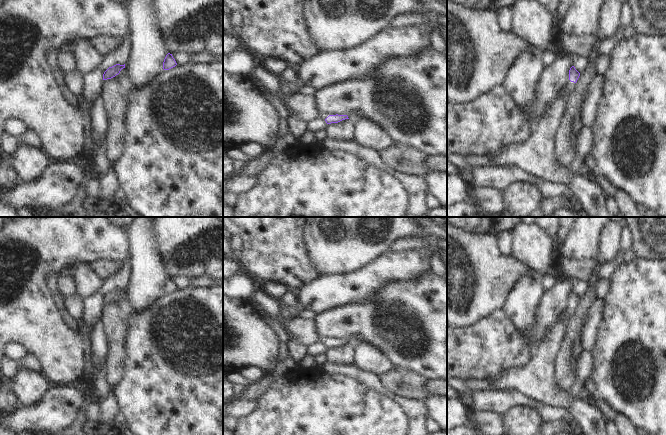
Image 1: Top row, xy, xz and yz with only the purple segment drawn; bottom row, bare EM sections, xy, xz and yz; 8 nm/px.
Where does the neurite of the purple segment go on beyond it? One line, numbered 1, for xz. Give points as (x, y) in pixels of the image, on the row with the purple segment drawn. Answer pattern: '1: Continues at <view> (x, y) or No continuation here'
1: Continues at xz (304, 107).

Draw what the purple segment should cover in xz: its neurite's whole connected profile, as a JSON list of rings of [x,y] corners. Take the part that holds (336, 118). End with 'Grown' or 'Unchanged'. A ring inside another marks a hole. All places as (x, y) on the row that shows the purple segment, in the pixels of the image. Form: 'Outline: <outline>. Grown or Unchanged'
Outline: [[[295,93],[293,96],[285,96],[284,102],[286,103],[285,107],[288,113],[306,123],[316,118],[325,120],[327,124],[338,123],[342,120],[349,119],[347,115],[320,113],[314,95]]]. Grown.

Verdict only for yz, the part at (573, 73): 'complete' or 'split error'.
split error

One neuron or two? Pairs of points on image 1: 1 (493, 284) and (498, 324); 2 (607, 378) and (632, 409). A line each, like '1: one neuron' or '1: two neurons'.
1: two neurons
2: one neuron

